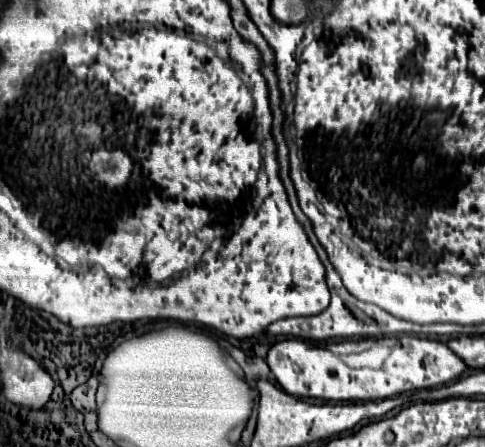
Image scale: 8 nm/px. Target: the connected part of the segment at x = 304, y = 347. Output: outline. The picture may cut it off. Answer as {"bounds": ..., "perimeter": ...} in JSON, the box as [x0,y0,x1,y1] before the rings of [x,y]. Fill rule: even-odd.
{"bounds":[266,335,466,401],"perimeter":[[[406,335],[406,343],[396,341],[396,337],[382,337],[382,339],[358,339],[358,341],[336,341],[336,343],[316,343],[316,341],[302,341],[290,339],[276,343],[266,357],[268,367],[272,369],[276,381],[284,391],[296,397],[312,397],[324,401],[378,401],[388,399],[406,391],[416,389],[432,389],[456,379],[466,365],[458,359],[452,349],[440,341],[420,339],[414,335]],[[374,345],[390,347],[390,355],[386,357],[380,371],[372,369],[350,369],[342,361],[344,355],[362,353]]]}

